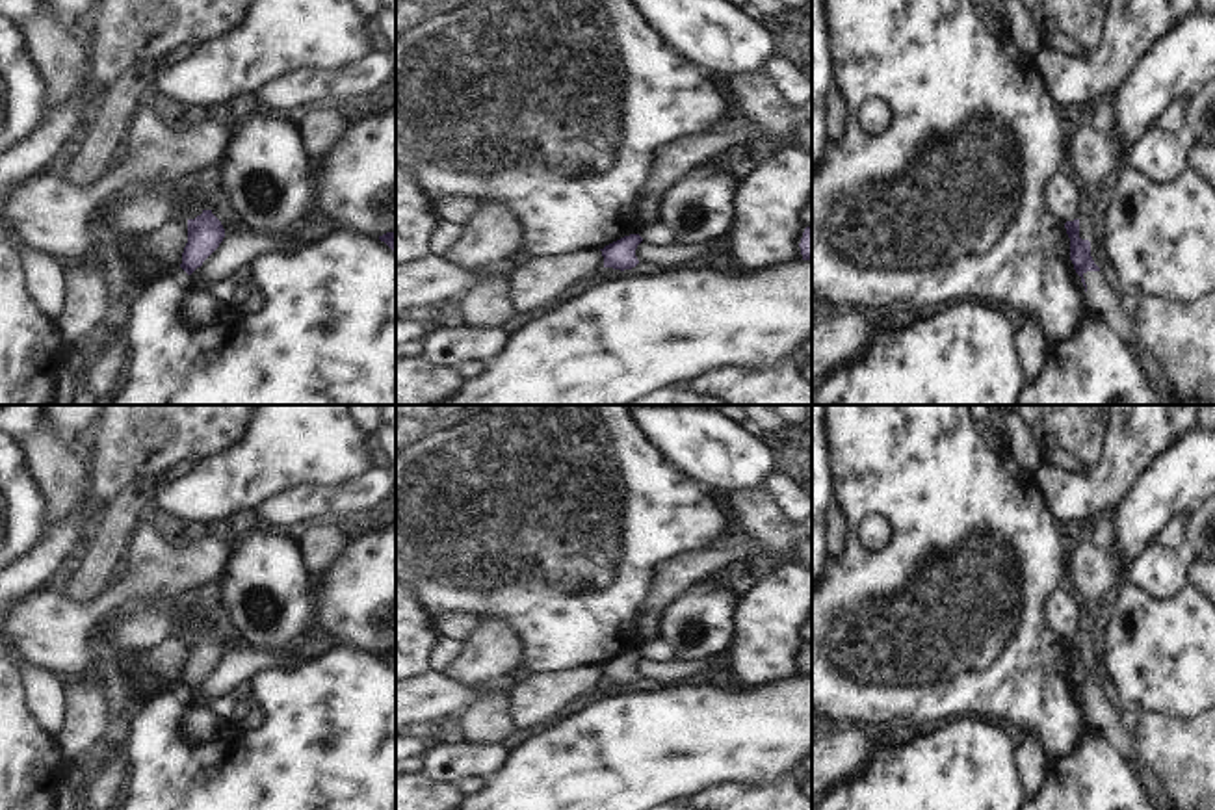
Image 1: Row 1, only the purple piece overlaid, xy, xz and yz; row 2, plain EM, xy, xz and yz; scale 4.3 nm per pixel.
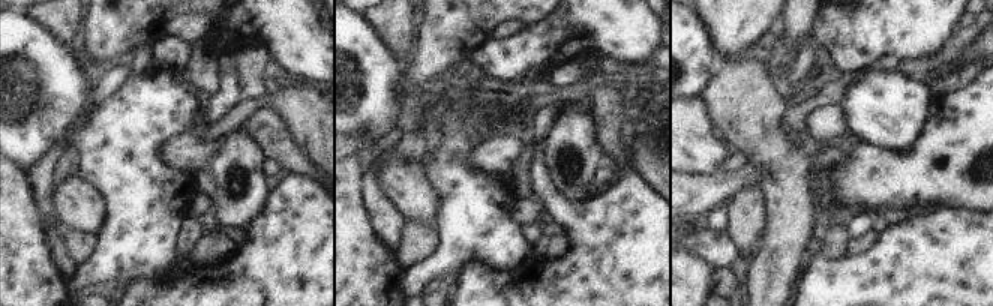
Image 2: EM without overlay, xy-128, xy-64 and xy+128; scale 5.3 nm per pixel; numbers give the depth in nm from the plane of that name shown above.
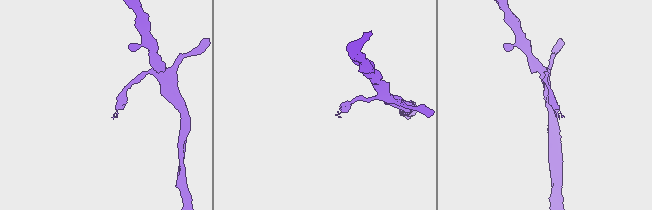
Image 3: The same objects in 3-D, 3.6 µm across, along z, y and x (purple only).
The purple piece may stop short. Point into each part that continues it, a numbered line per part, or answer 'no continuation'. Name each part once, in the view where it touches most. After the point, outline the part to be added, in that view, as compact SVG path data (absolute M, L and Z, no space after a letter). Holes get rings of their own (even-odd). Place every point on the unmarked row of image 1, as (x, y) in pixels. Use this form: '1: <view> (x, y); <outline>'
1: yz (1102, 716); M1087 687L1083 695L1089 725L1104 734L1139 775L1137 749L1133 745L1135 734L1122 725L1120 712L1111 704L1102 687Z

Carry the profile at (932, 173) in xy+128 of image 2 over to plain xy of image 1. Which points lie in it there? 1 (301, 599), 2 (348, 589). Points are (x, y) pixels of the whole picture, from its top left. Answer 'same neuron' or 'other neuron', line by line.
1: other neuron
2: same neuron

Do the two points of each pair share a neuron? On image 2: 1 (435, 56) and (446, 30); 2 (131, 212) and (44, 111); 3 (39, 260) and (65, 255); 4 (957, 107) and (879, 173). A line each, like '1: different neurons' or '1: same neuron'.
1: same neuron
2: same neuron
3: different neurons
4: same neuron

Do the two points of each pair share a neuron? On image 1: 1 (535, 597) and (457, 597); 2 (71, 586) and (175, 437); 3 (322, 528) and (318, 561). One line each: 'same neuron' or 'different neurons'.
1: same neuron
2: different neurons
3: same neuron

